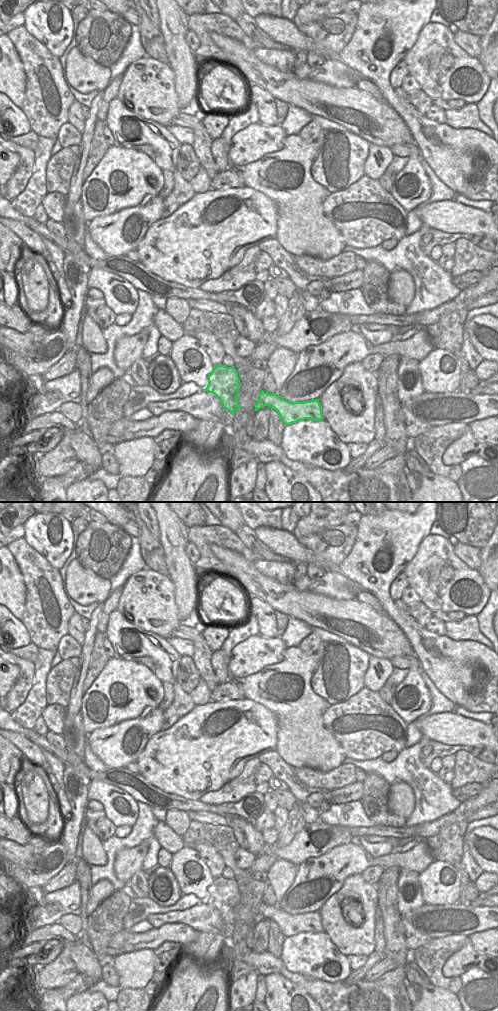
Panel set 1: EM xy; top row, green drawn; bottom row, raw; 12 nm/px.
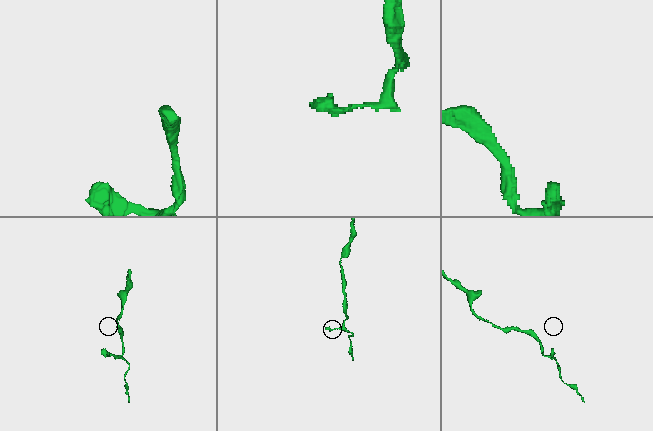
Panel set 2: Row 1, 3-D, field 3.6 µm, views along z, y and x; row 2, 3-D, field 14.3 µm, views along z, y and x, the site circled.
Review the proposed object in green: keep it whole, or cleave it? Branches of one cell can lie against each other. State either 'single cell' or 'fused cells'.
single cell

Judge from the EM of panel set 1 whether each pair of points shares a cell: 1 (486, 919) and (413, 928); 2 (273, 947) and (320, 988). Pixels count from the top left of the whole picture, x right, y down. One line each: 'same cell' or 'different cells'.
1: same cell
2: different cells

